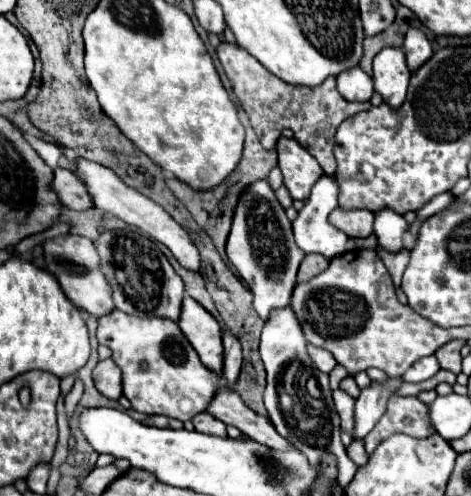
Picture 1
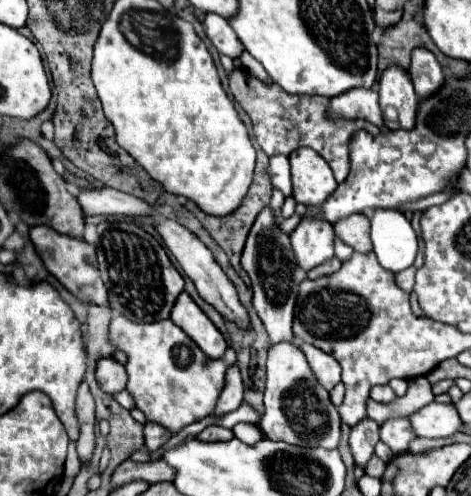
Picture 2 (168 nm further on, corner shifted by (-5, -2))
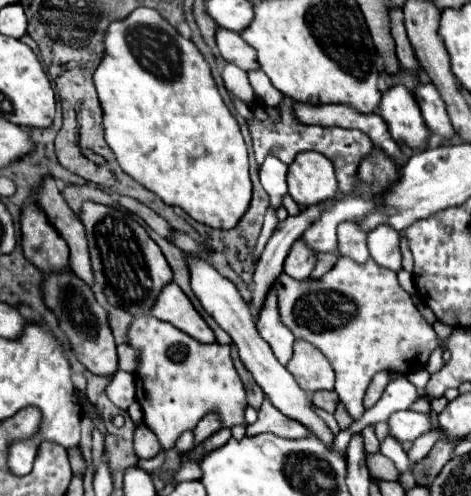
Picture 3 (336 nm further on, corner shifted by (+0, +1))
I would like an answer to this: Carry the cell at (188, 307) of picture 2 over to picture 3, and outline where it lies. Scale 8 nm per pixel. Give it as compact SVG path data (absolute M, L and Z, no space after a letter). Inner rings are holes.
M169 282L157 296L151 314L161 320L161 322L169 322L175 328L183 330L185 334L211 344L215 342L215 334L213 330L205 324L205 320L199 316L199 312L193 308L191 300L183 294L183 290L175 284Z

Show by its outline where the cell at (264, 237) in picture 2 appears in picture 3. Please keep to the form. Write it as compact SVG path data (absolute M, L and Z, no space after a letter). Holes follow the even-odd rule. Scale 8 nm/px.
M273 288L265 300L265 306L257 318L257 332L259 336L271 346L275 358L285 366L293 354L293 334L285 328L279 320L277 312L277 290Z

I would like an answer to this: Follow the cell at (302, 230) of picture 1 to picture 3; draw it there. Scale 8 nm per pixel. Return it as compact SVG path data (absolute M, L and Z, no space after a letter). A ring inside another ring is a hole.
M297 240L293 244L293 248L289 250L285 264L283 264L283 272L289 274L295 280L307 280L311 270L315 266L315 254L311 248L305 246L303 240Z

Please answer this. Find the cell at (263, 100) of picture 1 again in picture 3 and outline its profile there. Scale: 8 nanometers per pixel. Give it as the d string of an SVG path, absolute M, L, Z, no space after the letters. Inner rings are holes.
M287 96L275 108L265 106L261 102L255 102L255 106L251 110L253 110L253 120L249 122L249 130L251 130L251 136L253 136L255 160L257 160L259 166L263 164L263 160L265 160L267 154L277 156L285 164L291 164L299 152L315 150L315 152L321 152L323 156L327 156L333 162L335 172L339 174L339 190L343 194L353 194L355 184L357 184L359 164L361 164L361 160L365 160L367 156L371 156L371 152L373 152L373 142L369 140L367 134L363 134L361 130L303 126L293 116L293 100L287 98Z

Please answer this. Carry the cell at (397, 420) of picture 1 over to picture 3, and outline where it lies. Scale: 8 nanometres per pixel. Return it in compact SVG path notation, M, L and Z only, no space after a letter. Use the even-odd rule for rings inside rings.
M387 436L387 438L381 442L381 454L387 456L387 458L391 458L391 460L397 464L399 472L405 472L405 470L407 470L407 466L409 466L407 454L405 454L405 450L401 448L401 444L399 444L397 440L393 440L391 436Z

